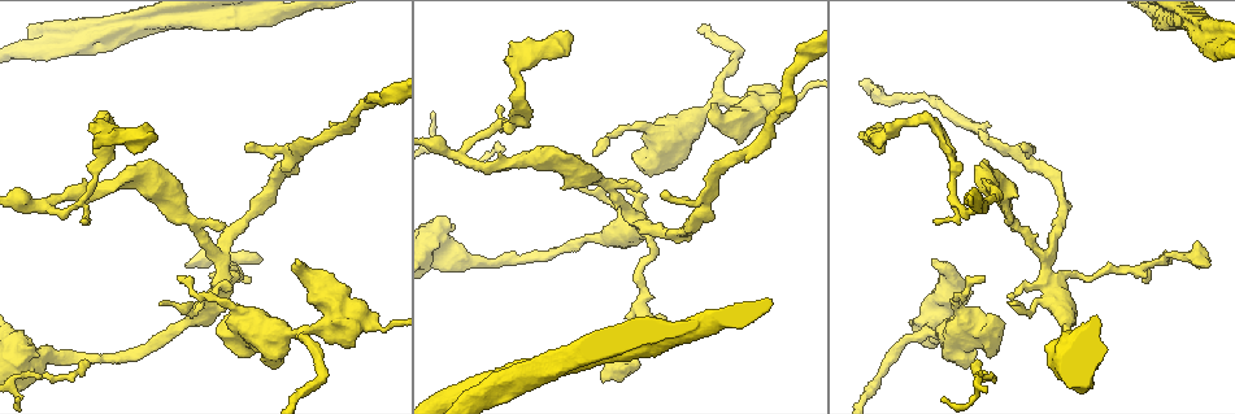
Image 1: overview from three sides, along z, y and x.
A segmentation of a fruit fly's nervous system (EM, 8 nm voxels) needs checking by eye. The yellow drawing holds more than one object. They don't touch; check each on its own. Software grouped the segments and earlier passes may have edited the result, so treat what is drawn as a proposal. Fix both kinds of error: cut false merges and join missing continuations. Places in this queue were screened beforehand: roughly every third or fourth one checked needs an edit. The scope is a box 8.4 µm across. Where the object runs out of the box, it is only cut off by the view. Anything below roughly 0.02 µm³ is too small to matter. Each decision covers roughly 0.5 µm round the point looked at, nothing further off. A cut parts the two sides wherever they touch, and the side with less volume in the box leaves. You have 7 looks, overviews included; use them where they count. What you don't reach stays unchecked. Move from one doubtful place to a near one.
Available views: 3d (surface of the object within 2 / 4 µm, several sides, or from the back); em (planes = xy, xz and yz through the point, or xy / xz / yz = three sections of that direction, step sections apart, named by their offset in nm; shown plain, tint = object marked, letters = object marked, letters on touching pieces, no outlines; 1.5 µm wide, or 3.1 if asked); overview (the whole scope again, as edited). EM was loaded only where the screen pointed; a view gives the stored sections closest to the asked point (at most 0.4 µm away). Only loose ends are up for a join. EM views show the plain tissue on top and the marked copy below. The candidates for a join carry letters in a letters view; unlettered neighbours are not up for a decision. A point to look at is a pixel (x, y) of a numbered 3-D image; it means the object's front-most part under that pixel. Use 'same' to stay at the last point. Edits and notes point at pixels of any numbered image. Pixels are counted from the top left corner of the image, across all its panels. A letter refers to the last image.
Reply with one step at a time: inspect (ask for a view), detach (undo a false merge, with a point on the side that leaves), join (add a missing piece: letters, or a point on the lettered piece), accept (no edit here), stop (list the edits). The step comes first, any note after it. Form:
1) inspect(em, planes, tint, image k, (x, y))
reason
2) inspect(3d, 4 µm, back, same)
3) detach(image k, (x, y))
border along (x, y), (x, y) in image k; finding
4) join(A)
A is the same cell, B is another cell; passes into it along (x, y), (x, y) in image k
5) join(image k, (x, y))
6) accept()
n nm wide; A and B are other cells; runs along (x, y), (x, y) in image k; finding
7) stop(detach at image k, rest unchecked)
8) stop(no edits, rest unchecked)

inspect(3d, 2 µm, image 1, (497, 106))
branch stops here

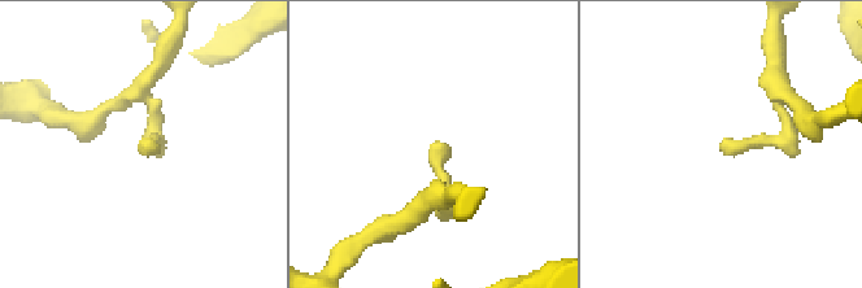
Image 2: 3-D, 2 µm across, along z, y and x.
inspect(em, xz, step 4, letters, image 2, (436, 141))
now the EM

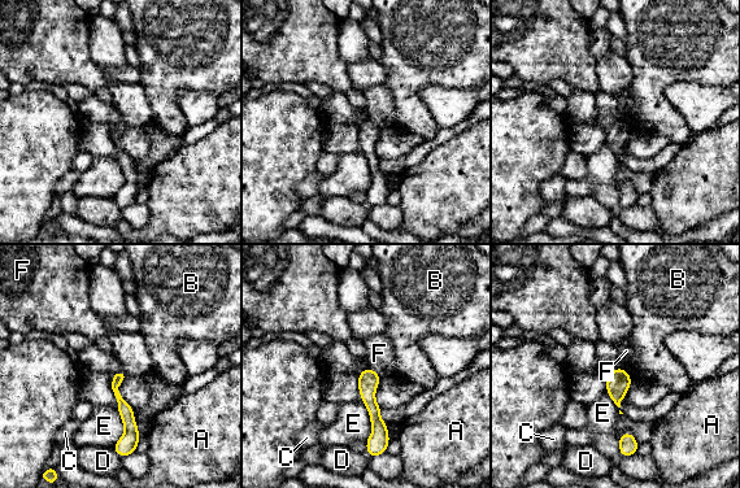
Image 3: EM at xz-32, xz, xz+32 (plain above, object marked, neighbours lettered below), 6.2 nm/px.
accept()
70 nm wide; A, B, C, D, E and F are other cells; border along (369, 366), (381, 377) in image 3; none of them fits

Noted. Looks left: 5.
inspect(em, yz, step 4, tint, image 1, (712, 107))
stops while still wide

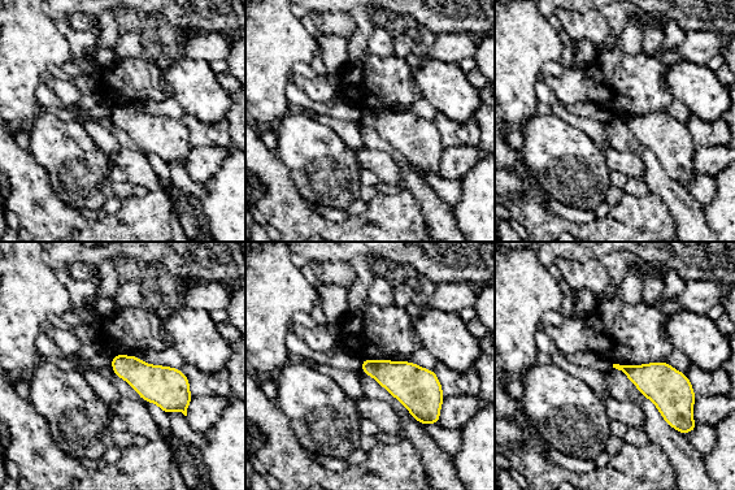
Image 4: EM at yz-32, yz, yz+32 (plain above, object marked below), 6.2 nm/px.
inspect(em, xy, step 4, letters, same)

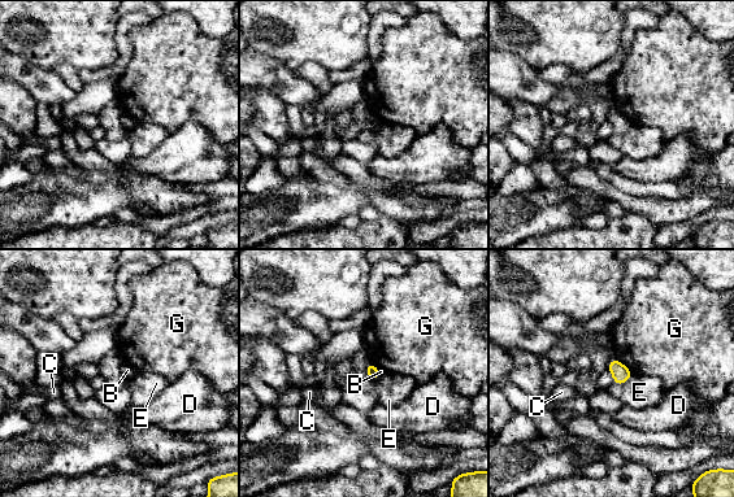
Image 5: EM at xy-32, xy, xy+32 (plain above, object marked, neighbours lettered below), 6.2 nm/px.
accept()
B, C, D, E and G are other cells; border along (633, 374), (620, 386) in image 5; none of them fits

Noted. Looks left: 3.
inspect(em, yz, step 8, letters, image 1, (1009, 295))
branch stops here

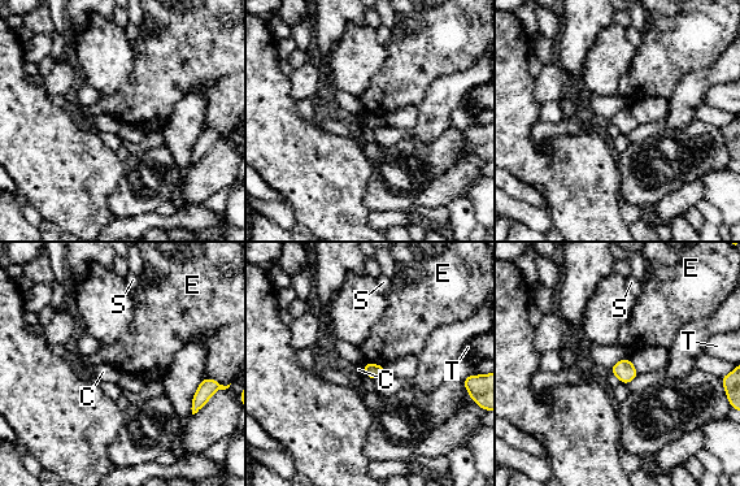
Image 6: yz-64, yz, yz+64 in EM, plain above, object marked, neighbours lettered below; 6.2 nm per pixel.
inspect(em, planes, letters, same)
another direction

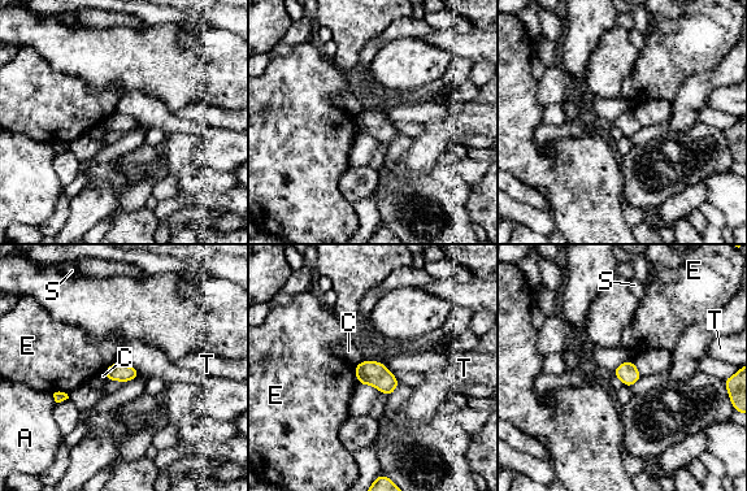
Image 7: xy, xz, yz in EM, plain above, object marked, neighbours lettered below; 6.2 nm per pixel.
accept()
A, C, E, S and T are other cells; border along (354, 366), (359, 383) in image 7; none of them fits

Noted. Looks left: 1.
stop(no edits, rest unchecked)

